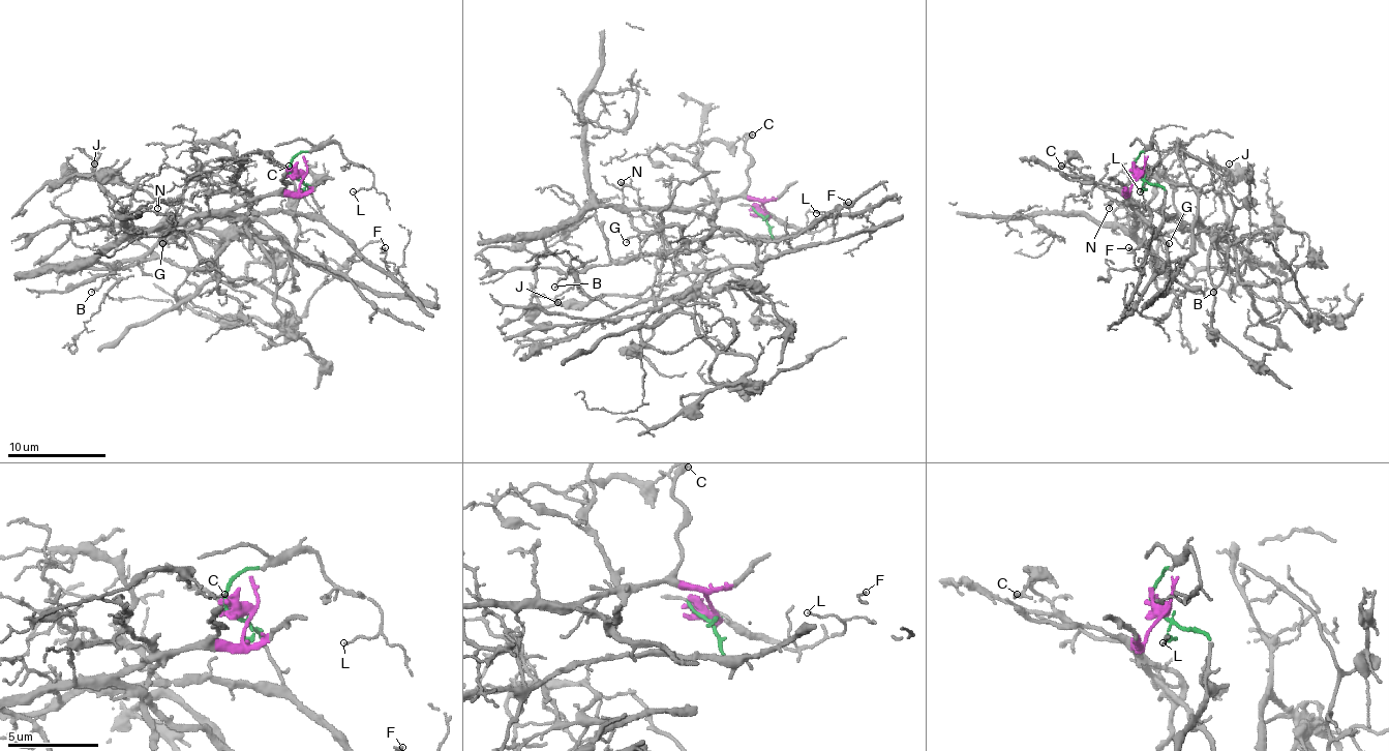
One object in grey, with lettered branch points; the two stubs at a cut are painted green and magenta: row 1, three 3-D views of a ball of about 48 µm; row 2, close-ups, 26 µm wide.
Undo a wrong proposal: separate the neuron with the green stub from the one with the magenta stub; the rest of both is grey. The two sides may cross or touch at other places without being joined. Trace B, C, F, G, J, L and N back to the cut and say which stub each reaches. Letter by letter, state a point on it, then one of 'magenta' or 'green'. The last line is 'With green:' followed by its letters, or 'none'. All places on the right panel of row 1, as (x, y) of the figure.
B: (1213, 292) | magenta
C: (1061, 166) | magenta
F: (1128, 247) | green
G: (1169, 243) | magenta
J: (1229, 163) | green
L: (1140, 191) | green
N: (1109, 208) | green
With green: F, J, L, N

